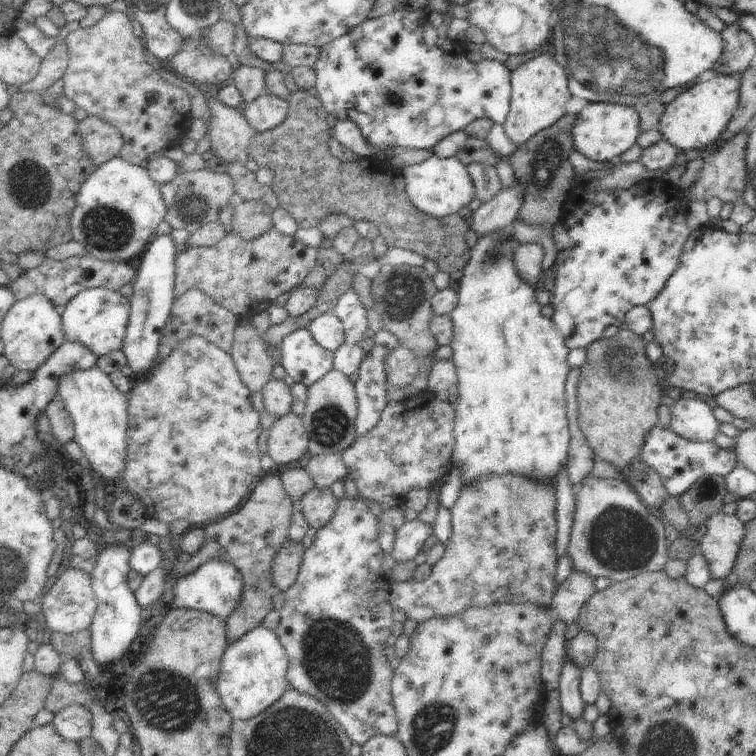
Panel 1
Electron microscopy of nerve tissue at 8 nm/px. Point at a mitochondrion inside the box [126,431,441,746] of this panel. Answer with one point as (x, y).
(335, 659)

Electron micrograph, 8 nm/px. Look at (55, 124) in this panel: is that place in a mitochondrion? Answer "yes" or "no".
no

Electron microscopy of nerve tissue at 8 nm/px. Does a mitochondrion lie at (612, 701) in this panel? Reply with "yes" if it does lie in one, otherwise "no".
no

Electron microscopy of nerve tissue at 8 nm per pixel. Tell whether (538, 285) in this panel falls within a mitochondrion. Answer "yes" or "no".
no

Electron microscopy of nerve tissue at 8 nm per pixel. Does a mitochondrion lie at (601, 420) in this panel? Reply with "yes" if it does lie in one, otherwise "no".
no

